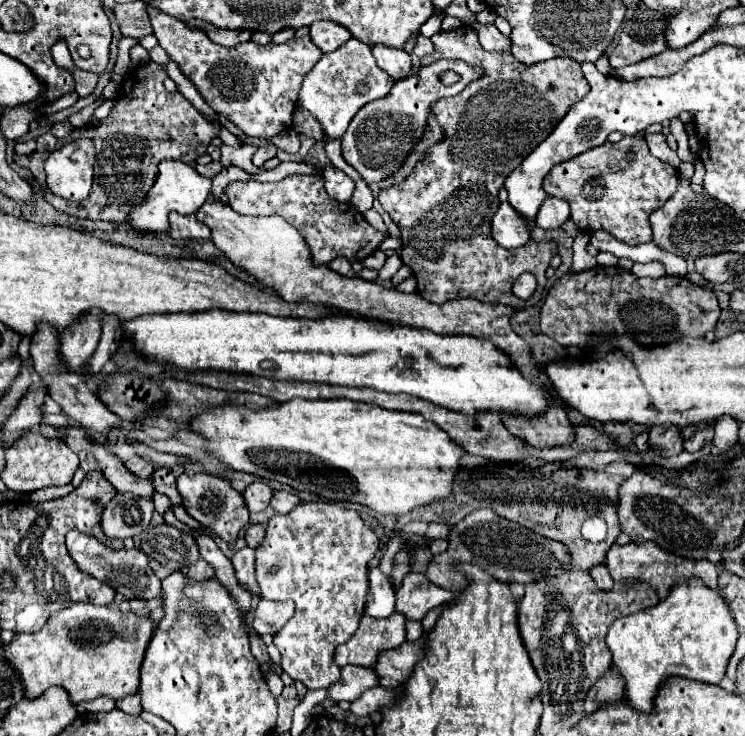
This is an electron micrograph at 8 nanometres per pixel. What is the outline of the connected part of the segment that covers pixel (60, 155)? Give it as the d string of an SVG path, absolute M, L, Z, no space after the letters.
M91 139L67 141L47 157L45 165L47 185L55 195L67 201L87 199L95 165L95 147Z

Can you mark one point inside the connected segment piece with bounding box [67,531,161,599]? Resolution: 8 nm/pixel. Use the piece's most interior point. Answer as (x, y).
(128, 571)

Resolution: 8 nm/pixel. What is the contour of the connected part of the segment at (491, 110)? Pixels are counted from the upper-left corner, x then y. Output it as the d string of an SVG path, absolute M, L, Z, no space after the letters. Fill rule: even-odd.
M471 27L441 31L433 35L431 41L435 45L435 51L433 55L423 57L421 65L429 65L443 57L463 59L467 63L483 67L485 75L479 81L471 83L467 89L463 89L459 95L441 99L433 105L435 119L443 129L445 139L431 149L427 159L423 159L421 165L405 181L389 189L383 189L379 193L379 203L399 225L403 239L401 259L413 271L413 277L417 279L417 293L423 299L431 303L447 303L451 299L473 297L485 303L509 305L515 307L517 311L525 307L535 307L541 301L541 293L547 283L545 271L549 267L551 257L557 255L557 245L553 241L543 243L529 241L525 243L525 251L507 251L491 239L489 221L491 215L495 215L495 211L499 209L497 193L503 187L507 175L515 167L519 167L519 163L541 141L545 141L547 135L551 135L553 127L559 125L559 121L567 115L571 105L575 105L579 99L583 99L583 95L587 95L589 83L581 73L581 65L569 57L555 57L543 63L523 65L509 53L487 53L479 45L477 35ZM525 271L531 271L537 277L537 291L529 301L521 301L511 293L513 281Z

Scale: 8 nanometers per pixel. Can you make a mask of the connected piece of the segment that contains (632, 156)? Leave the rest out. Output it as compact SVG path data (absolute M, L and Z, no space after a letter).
M623 137L617 143L593 147L567 163L555 165L543 179L543 189L551 197L561 197L571 205L571 221L583 231L607 231L627 245L651 241L649 215L659 209L679 185L679 173L669 163L649 153L643 137Z

